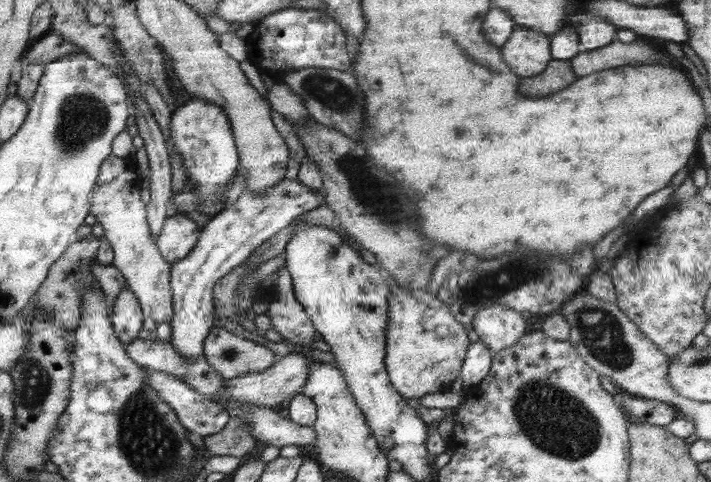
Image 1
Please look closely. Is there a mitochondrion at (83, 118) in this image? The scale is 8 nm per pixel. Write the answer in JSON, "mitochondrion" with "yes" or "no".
{"mitochondrion":"yes"}

